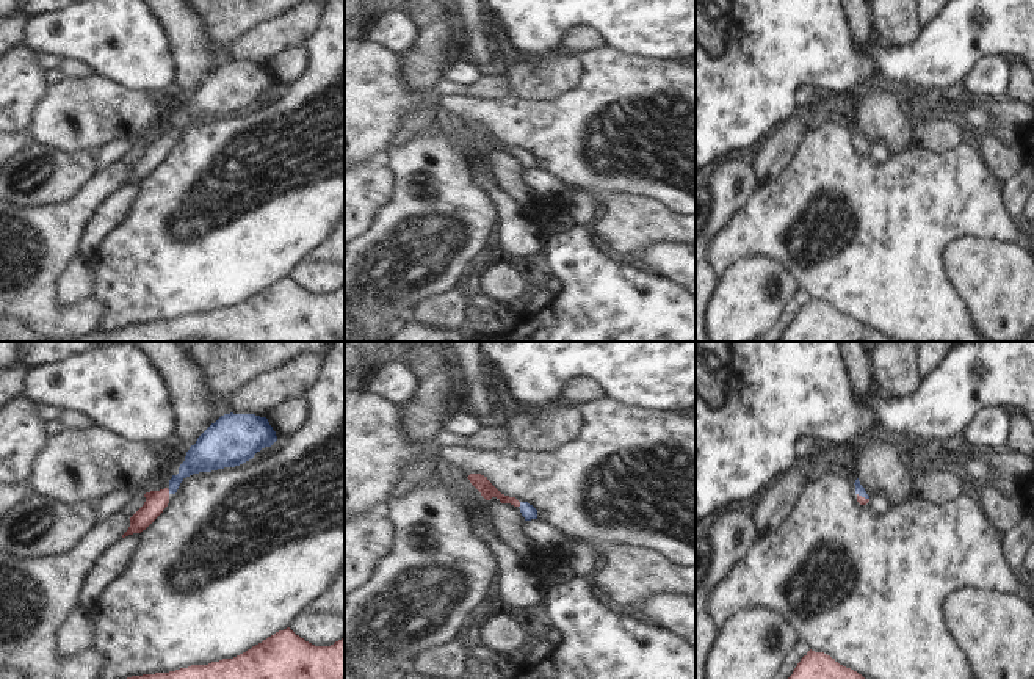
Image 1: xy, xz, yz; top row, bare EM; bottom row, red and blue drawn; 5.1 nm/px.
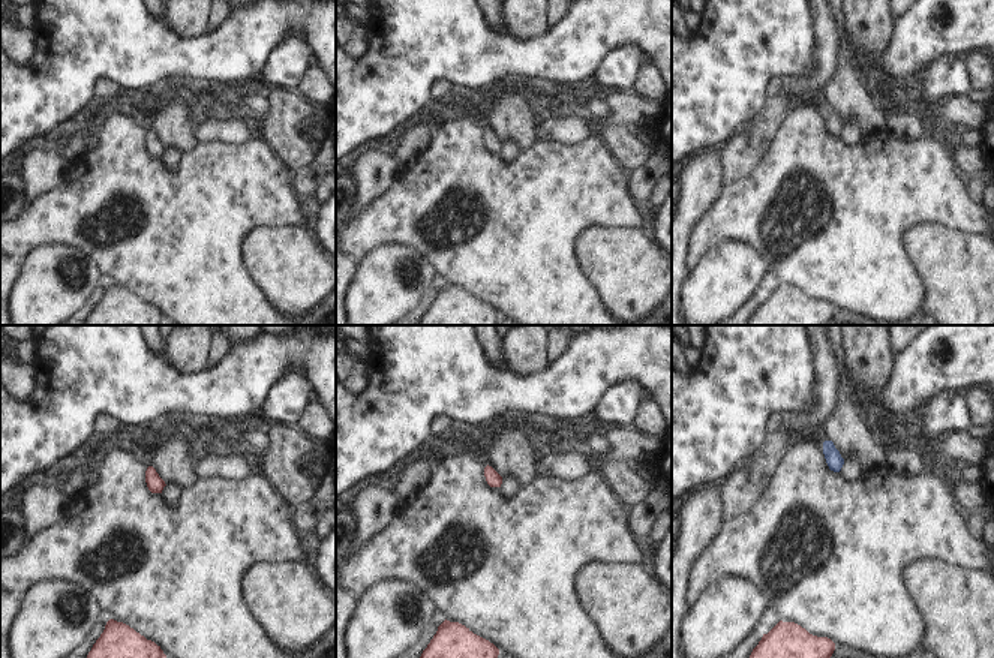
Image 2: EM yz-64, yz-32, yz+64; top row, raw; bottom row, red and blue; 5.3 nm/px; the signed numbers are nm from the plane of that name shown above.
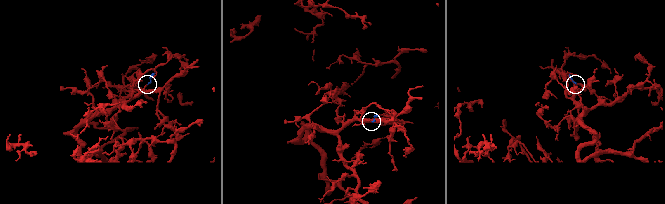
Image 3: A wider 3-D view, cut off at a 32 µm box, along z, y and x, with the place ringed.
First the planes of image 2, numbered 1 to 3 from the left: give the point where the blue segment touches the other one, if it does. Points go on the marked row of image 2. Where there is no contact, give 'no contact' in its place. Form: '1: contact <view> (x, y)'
1: no contact
2: no contact
3: no contact

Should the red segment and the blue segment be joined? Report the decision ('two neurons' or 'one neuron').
one neuron

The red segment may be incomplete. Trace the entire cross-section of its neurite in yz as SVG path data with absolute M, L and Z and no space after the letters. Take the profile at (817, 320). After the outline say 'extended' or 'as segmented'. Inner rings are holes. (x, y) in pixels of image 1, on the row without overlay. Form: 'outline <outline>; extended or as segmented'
outline M808 300L780 342L862 342L866 328L824 301Z; as segmented

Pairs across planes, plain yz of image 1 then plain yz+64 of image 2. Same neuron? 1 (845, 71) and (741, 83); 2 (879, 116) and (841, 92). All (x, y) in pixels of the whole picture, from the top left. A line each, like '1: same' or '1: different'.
1: same
2: same

